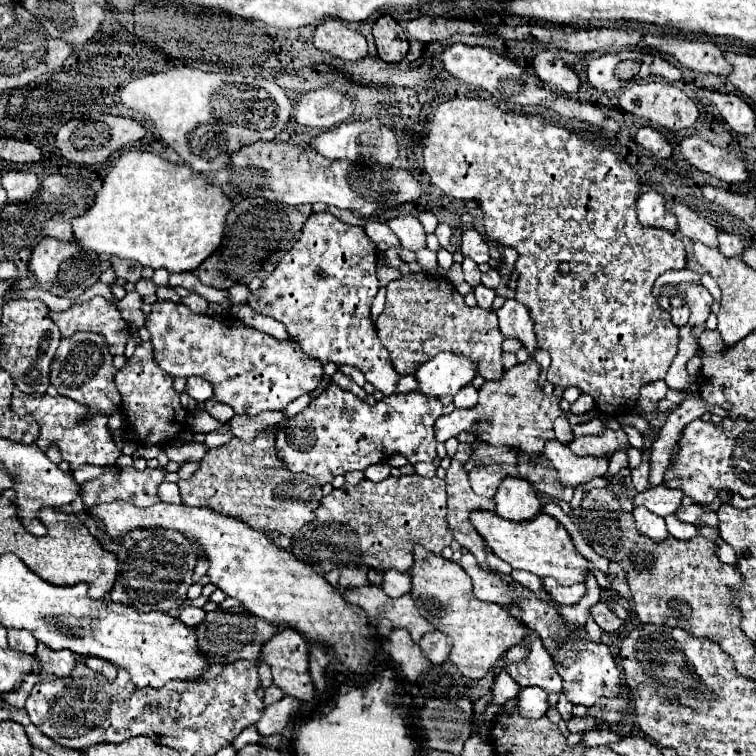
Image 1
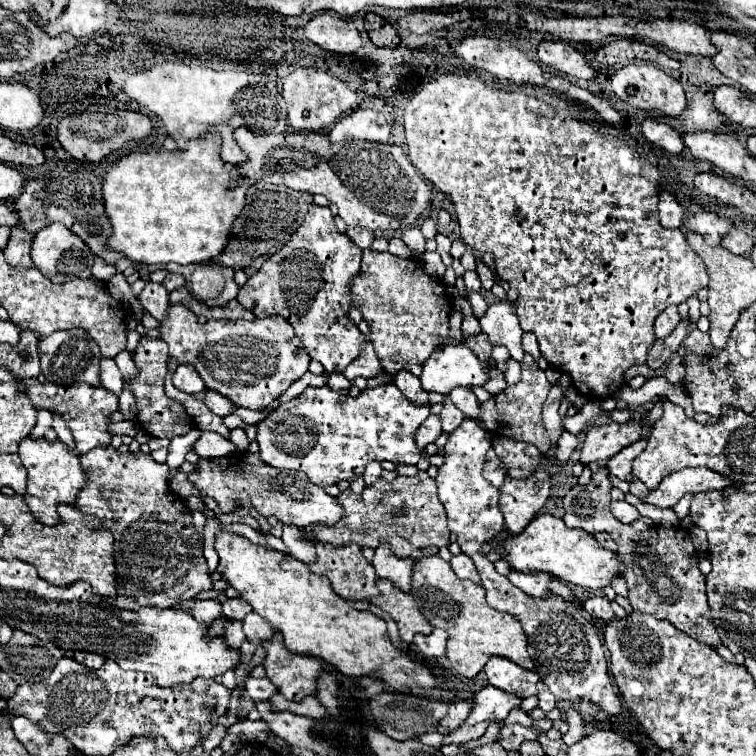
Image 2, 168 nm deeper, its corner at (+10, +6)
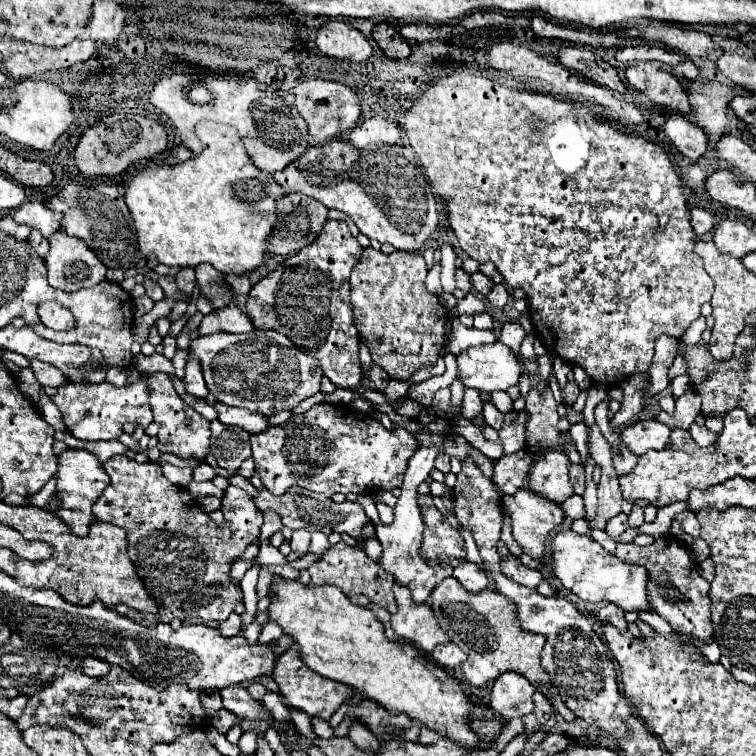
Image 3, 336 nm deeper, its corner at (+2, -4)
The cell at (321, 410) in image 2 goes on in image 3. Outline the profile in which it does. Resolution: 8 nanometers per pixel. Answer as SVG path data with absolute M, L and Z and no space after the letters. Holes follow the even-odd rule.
M316 404L304 414L294 414L286 424L272 426L266 432L252 434L252 458L256 472L262 484L272 494L284 494L292 486L306 488L316 494L332 496L336 492L348 494L374 494L378 490L394 490L402 486L402 476L406 472L408 460L418 448L418 440L404 428L396 426L394 432L388 432L382 422L374 420L368 414L356 414L348 406L334 404Z

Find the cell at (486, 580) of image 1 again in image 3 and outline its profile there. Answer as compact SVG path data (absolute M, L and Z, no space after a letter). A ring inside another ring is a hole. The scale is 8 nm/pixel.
M462 562L460 566L456 566L454 578L470 592L480 592L488 586L486 574L478 568L478 564L472 564L472 562Z

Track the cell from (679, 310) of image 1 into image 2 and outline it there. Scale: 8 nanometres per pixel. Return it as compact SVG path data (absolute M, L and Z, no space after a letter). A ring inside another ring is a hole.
M668 306L668 308L656 318L656 324L654 324L656 338L666 338L666 336L676 328L678 322L680 322L678 308L676 308L676 306Z

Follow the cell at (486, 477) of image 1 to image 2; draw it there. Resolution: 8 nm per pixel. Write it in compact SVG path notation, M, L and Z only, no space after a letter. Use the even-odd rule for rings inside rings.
M498 458L488 460L488 462L484 464L484 474L482 474L482 476L484 476L492 486L500 488L500 486L502 486L502 482L504 482L504 478L506 478L506 472L504 472L502 462L500 462Z

